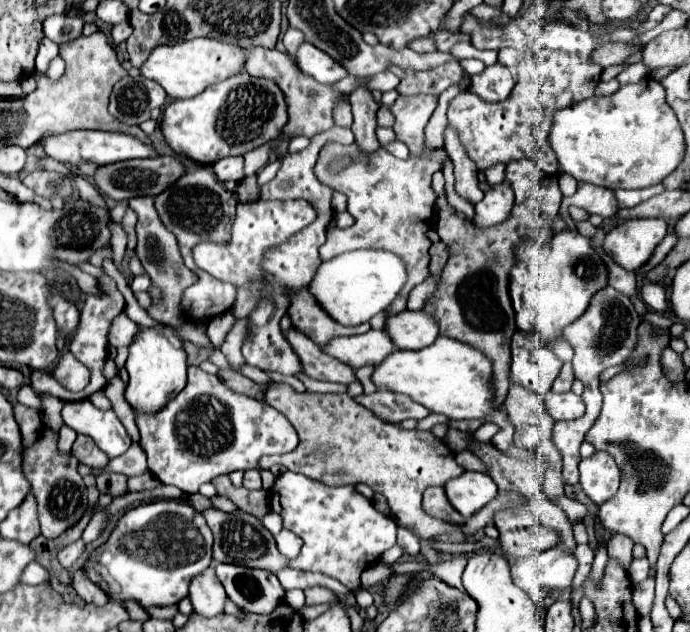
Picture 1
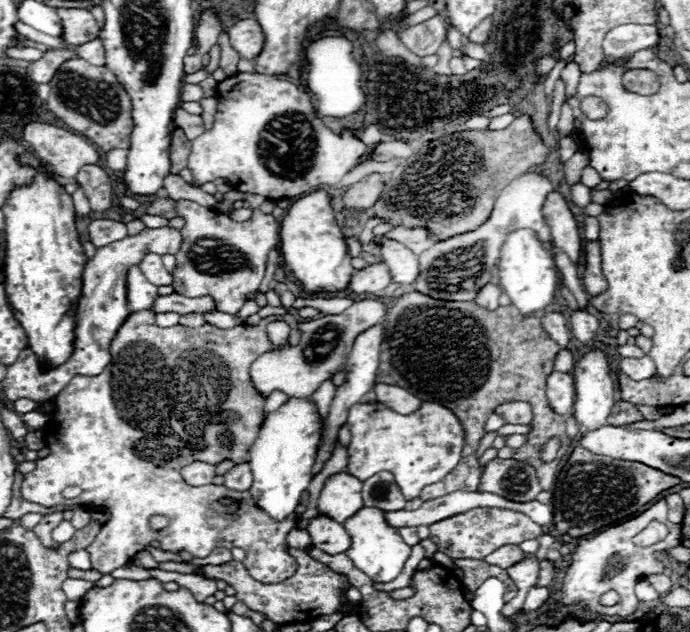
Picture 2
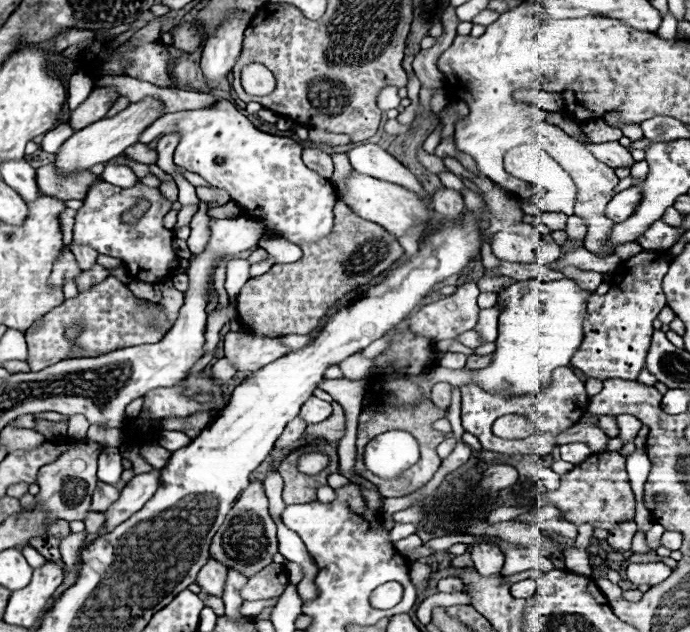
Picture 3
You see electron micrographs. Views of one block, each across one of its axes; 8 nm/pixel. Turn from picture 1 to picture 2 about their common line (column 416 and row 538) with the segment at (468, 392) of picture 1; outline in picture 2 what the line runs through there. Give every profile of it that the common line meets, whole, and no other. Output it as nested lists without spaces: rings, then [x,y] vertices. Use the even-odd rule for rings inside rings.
[[[360,508],[360,512],[356,512],[356,516],[352,516],[344,522],[344,528],[350,534],[348,558],[354,562],[354,566],[358,570],[368,574],[374,582],[390,582],[402,572],[412,546],[408,546],[402,540],[402,536],[398,534],[398,528],[392,528],[386,522],[384,512],[380,508]]]

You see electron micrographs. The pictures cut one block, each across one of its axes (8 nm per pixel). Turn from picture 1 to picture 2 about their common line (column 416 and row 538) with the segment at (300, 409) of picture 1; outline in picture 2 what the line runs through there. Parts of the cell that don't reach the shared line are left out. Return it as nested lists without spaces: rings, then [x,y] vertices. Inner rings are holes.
[[[474,508],[472,512],[452,516],[452,520],[440,520],[440,524],[430,526],[430,540],[438,546],[440,552],[450,558],[474,558],[484,560],[492,550],[504,544],[522,544],[526,540],[542,536],[542,526],[532,522],[526,514],[516,510],[498,510],[498,508]]]

